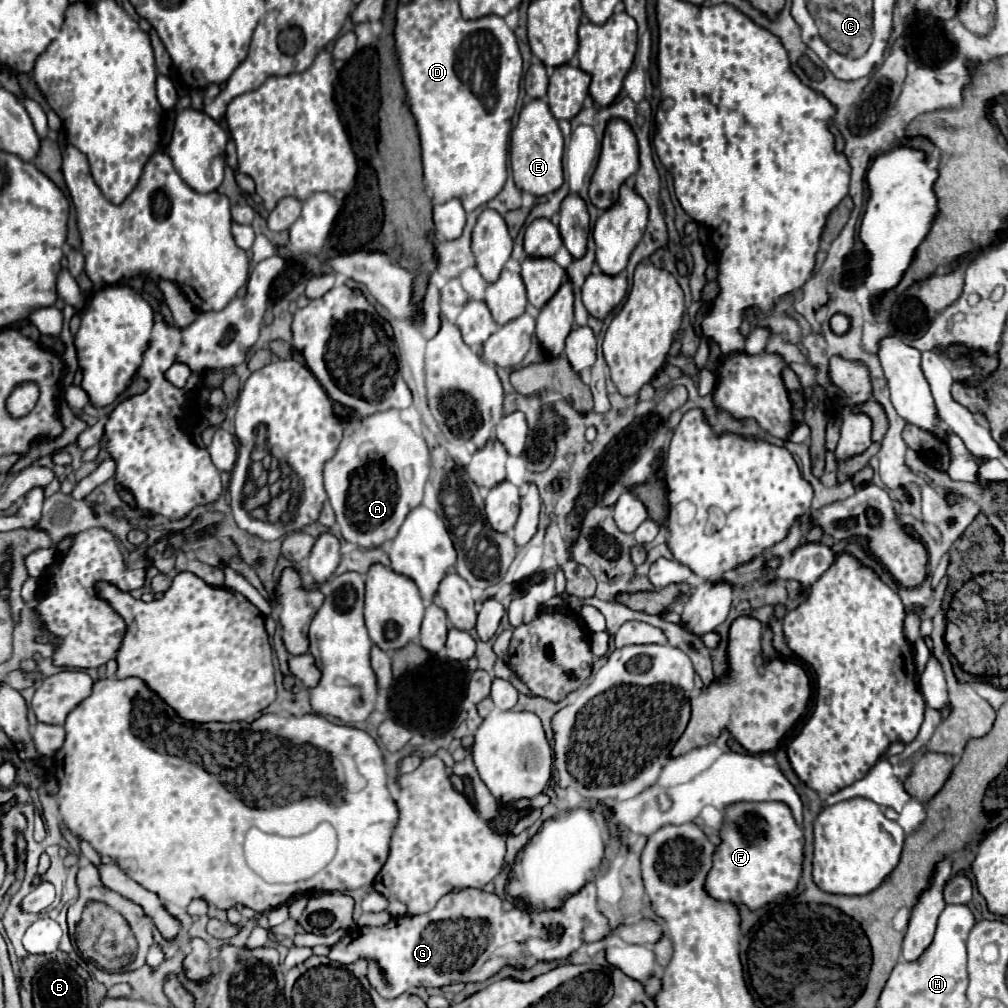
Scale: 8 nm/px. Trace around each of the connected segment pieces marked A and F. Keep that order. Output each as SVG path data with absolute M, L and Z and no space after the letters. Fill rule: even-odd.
M399 410L349 419L344 425L343 440L337 454L323 470L325 492L343 538L367 550L393 540L405 516L421 504L429 472L429 448L425 440L401 420ZM389 470L395 476L389 476Z
M731 804L725 810L721 840L705 884L707 892L717 900L737 902L757 910L797 888L803 862L803 830L795 824L785 804Z

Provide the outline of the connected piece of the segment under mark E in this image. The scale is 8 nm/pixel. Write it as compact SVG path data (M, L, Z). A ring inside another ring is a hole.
M531 100L519 114L519 122L511 132L511 168L515 168L515 186L533 196L545 196L563 184L563 134L549 106L543 100Z

